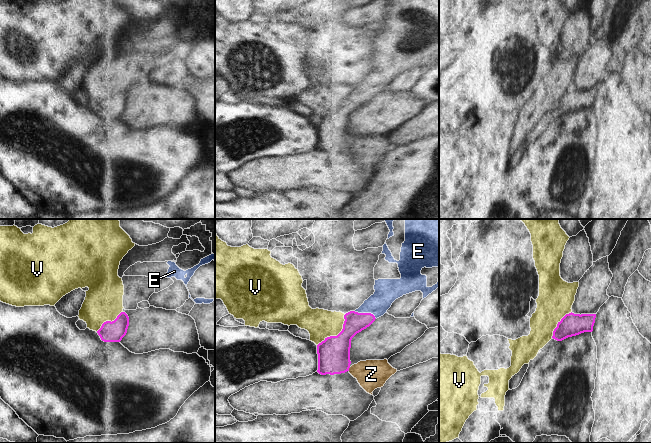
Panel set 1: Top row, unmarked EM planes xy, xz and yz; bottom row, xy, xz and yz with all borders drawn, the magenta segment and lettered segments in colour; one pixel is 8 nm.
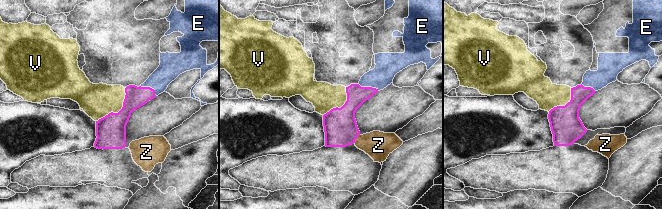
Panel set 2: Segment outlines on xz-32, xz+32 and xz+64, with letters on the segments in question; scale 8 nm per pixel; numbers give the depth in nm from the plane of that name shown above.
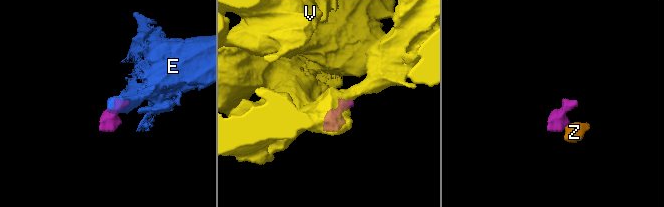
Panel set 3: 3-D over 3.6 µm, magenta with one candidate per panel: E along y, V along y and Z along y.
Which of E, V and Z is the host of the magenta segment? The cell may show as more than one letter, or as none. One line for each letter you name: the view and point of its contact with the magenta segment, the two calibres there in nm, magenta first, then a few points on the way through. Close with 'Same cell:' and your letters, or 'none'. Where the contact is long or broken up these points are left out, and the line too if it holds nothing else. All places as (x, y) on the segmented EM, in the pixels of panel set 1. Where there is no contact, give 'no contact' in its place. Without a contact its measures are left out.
E: meets magenta in xz at (365, 313); 170 nm thick on the magenta side, 190 nm on the other; runs through xz (355, 322), (365, 313), (387, 291)
Z: meets magenta in xz at (348, 369); 260 nm thick on the magenta side, 240 nm on the other; runs through xz (333, 353), (348, 369), (371, 374)
Same cell: E, Z

